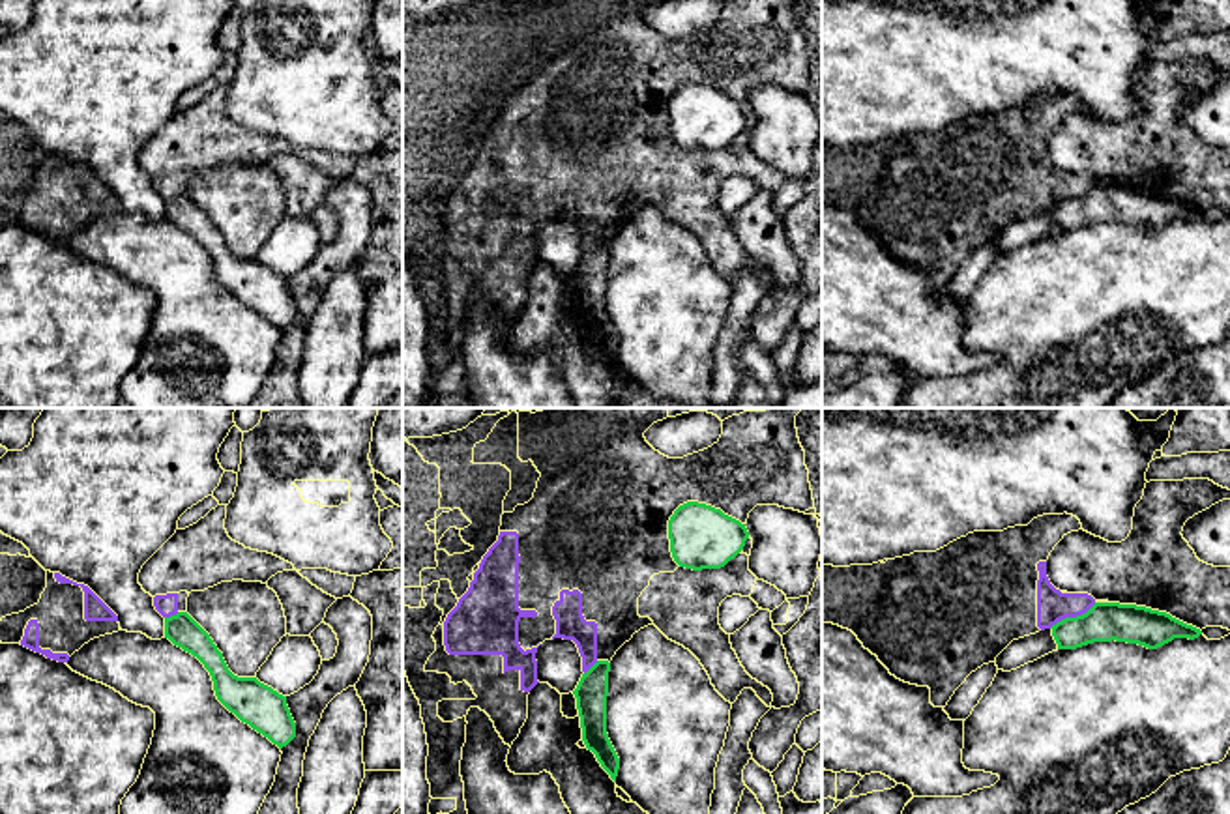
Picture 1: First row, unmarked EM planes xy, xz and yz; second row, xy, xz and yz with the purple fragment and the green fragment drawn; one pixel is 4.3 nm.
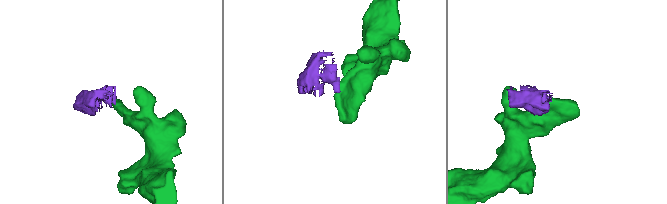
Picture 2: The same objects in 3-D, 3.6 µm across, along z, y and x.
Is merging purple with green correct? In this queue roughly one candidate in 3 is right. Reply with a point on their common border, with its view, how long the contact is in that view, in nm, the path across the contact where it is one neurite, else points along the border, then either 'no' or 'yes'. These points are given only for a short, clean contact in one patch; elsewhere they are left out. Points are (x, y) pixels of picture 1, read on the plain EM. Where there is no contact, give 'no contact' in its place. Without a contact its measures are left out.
contact yz (1071, 197); length 240 nm; border yz (1096, 184), (1084, 193), (1066, 197), (1049, 208); no

